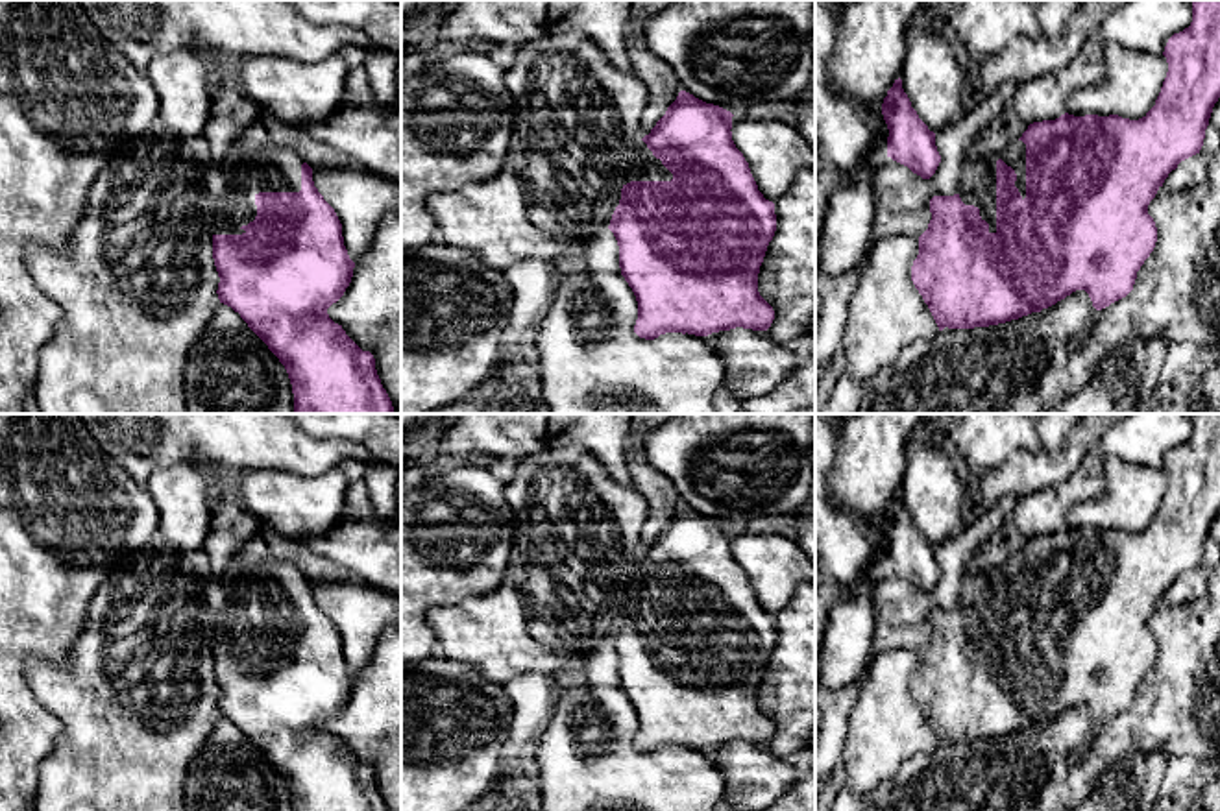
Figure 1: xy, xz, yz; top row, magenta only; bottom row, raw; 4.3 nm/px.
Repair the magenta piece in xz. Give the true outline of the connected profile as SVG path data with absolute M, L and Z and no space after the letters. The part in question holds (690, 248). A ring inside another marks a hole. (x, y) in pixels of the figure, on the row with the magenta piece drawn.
M680 91L665 115L640 142L636 164L627 172L621 200L608 229L619 246L621 275L638 301L634 333L654 340L665 333L708 336L736 327L767 331L773 307L758 292L758 273L776 231L775 203L765 200L749 163L732 140L732 113Z

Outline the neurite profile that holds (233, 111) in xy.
M229 78L213 85L211 98L213 109L201 135L211 148L214 164L226 168L231 144L257 120L261 109L255 100L242 91L238 81Z

